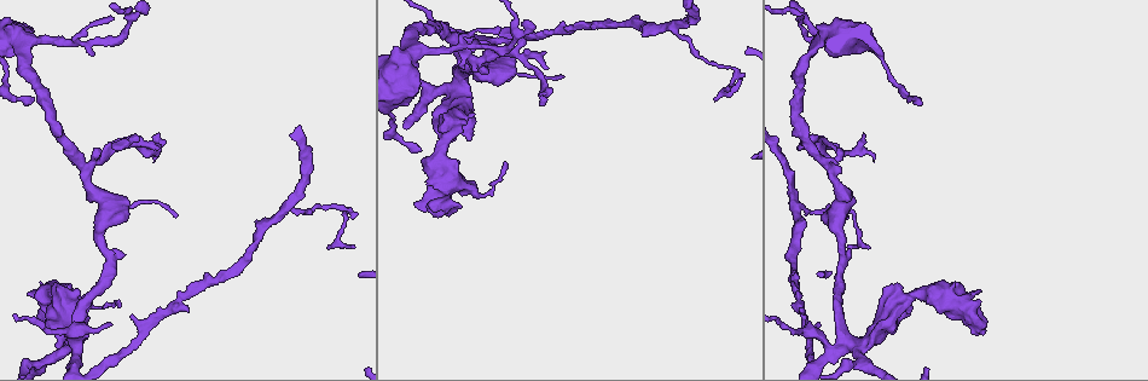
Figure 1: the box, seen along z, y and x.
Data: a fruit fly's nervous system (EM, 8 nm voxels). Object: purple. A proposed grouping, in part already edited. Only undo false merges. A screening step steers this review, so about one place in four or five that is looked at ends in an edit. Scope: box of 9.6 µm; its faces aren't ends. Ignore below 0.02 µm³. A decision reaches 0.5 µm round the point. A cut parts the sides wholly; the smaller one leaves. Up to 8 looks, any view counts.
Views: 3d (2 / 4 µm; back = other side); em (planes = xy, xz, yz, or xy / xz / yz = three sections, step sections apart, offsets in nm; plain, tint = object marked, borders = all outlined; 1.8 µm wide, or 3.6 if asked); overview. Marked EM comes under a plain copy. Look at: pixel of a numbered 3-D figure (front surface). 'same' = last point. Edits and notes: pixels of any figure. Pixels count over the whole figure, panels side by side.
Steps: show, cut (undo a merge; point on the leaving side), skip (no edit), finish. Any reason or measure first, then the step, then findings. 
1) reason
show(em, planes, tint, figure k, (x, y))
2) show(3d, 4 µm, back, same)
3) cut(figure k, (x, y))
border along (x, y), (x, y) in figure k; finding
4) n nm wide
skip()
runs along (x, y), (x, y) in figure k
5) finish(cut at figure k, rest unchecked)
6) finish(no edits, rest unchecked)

sudden change in width
show(em, 3.6 µm, planes, borders, figure 1, (404, 59))

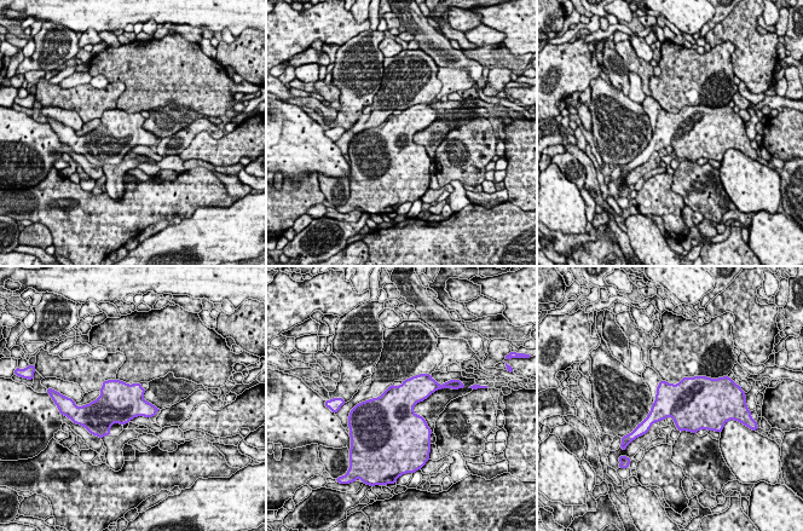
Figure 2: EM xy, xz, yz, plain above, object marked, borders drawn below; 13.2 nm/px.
500 nm wide
skip()
one cell here

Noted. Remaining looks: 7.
sharp bend
show(em, planes, tint, figure 1, (512, 51))

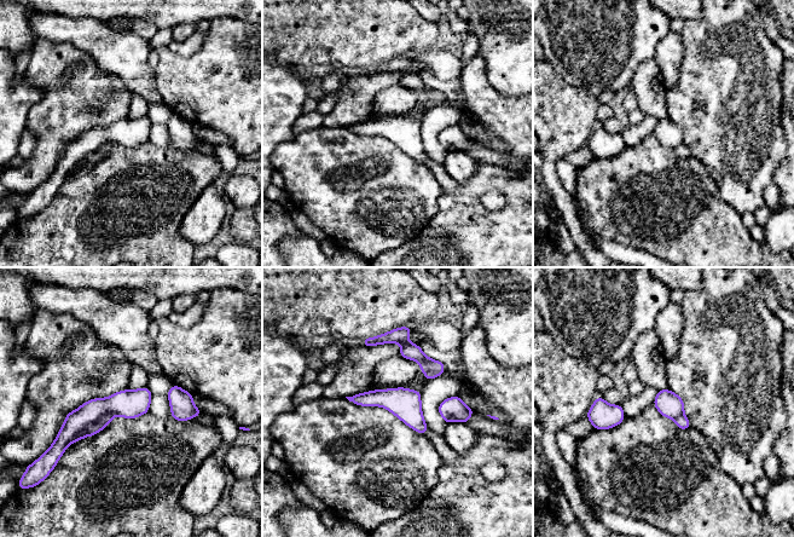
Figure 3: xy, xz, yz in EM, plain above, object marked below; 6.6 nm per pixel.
skip()
all the same cell

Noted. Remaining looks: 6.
three arms meet
show(3d, 2 µm, figure 1, (796, 207))

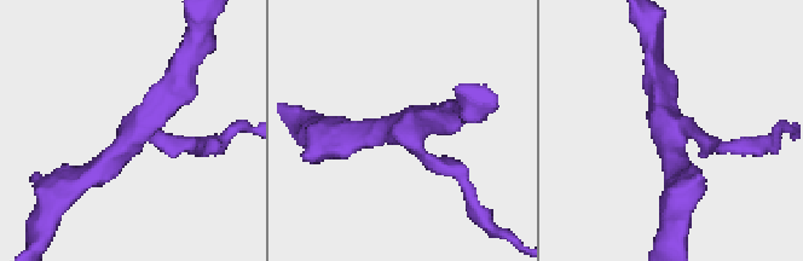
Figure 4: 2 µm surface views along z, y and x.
3 arms; now the EM
show(em, yz, step 16, tint, figure 4, (137, 134))

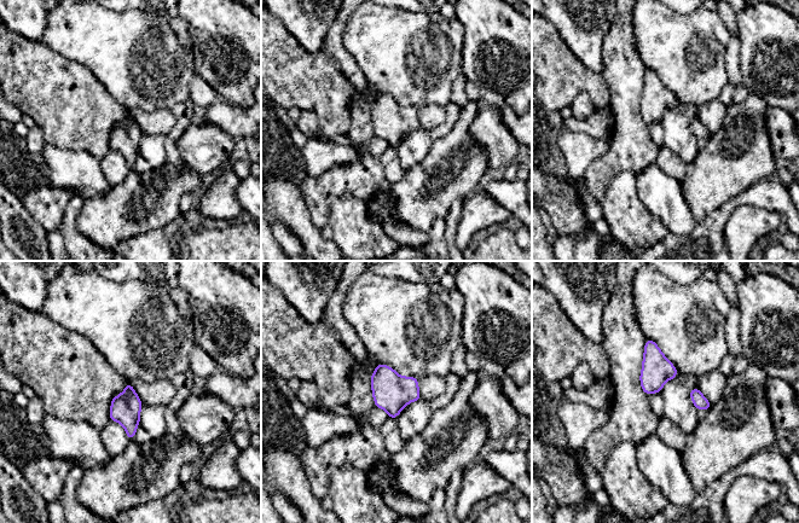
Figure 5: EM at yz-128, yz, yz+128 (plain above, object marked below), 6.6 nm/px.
skip()
one cell here

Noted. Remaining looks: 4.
finish(no edits, rest unchecked)

